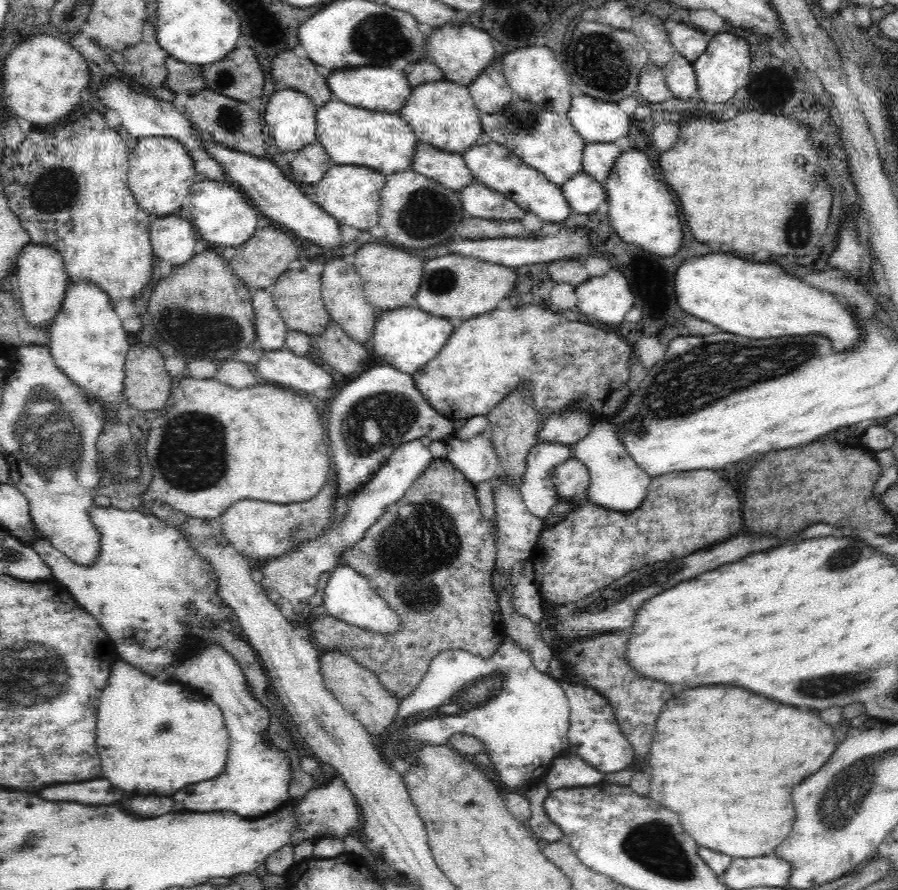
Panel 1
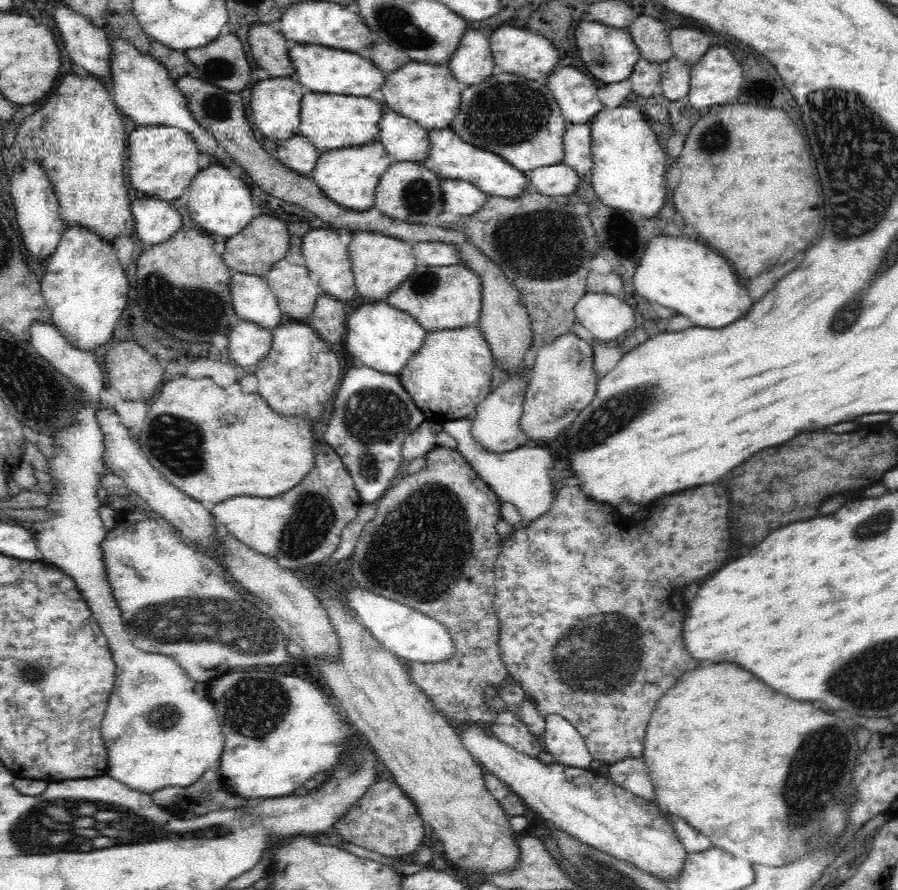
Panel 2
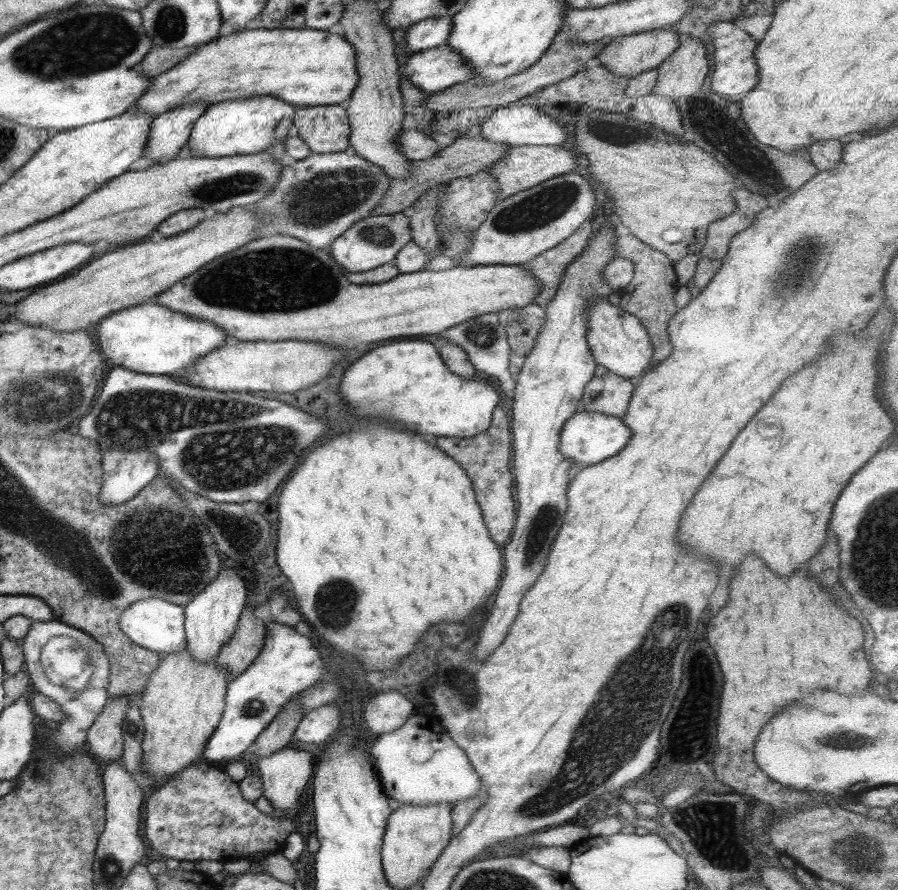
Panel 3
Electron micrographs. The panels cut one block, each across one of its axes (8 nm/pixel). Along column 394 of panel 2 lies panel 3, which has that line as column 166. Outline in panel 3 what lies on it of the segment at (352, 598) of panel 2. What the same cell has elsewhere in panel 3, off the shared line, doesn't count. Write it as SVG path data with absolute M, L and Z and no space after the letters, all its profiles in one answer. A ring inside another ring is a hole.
M143 598L126 606L119 617L118 627L133 644L159 656L186 650L184 607L160 598Z

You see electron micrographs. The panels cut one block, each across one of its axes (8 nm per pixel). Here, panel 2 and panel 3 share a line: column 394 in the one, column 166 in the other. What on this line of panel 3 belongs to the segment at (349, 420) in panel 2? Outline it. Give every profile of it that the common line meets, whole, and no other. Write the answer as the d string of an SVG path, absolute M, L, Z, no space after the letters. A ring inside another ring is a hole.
M120 366L107 367L107 370L109 374L102 380L100 397L94 400L88 414L78 422L77 434L95 441L101 453L109 449L149 449L155 453L158 462L158 477L171 476L185 490L213 502L263 502L275 492L275 486L279 486L291 470L295 470L295 464L303 458L303 450L321 440L331 428L317 416L305 414L277 400L257 400L257 396L250 393L207 390L187 384L184 378L139 374Z

